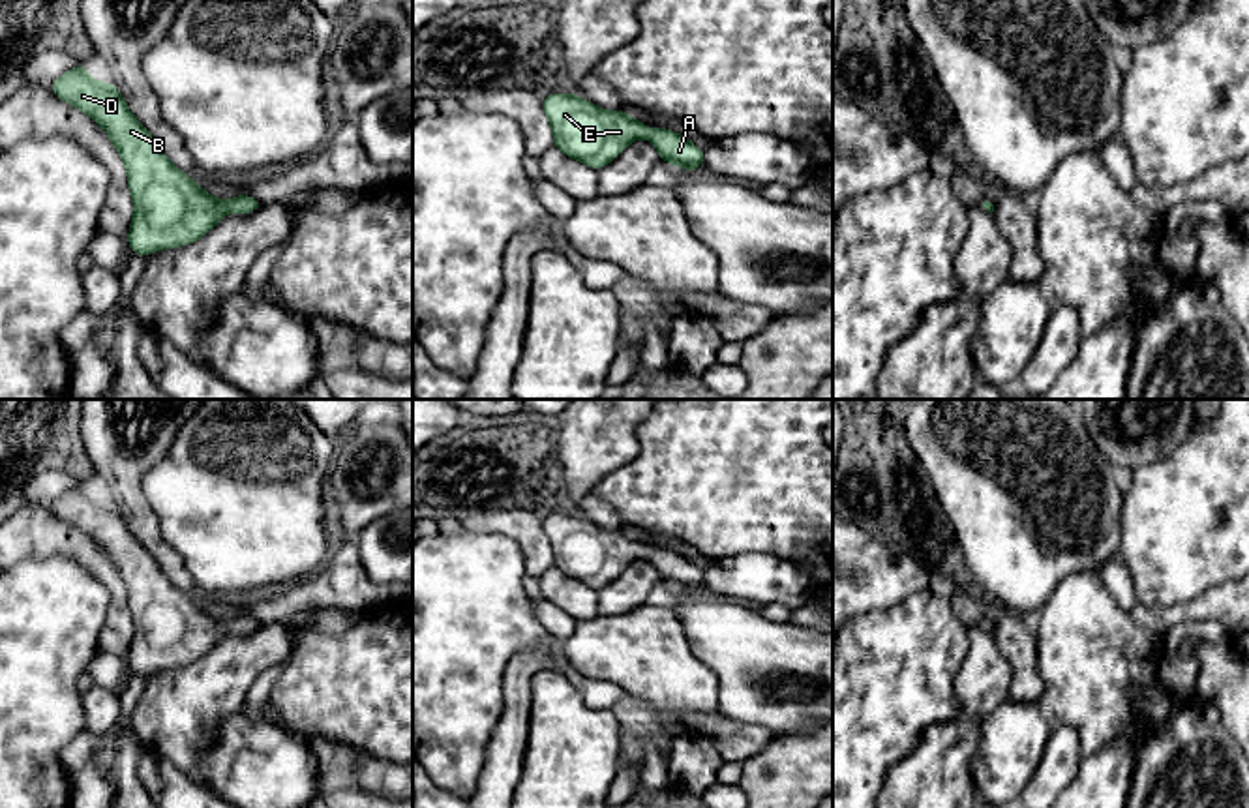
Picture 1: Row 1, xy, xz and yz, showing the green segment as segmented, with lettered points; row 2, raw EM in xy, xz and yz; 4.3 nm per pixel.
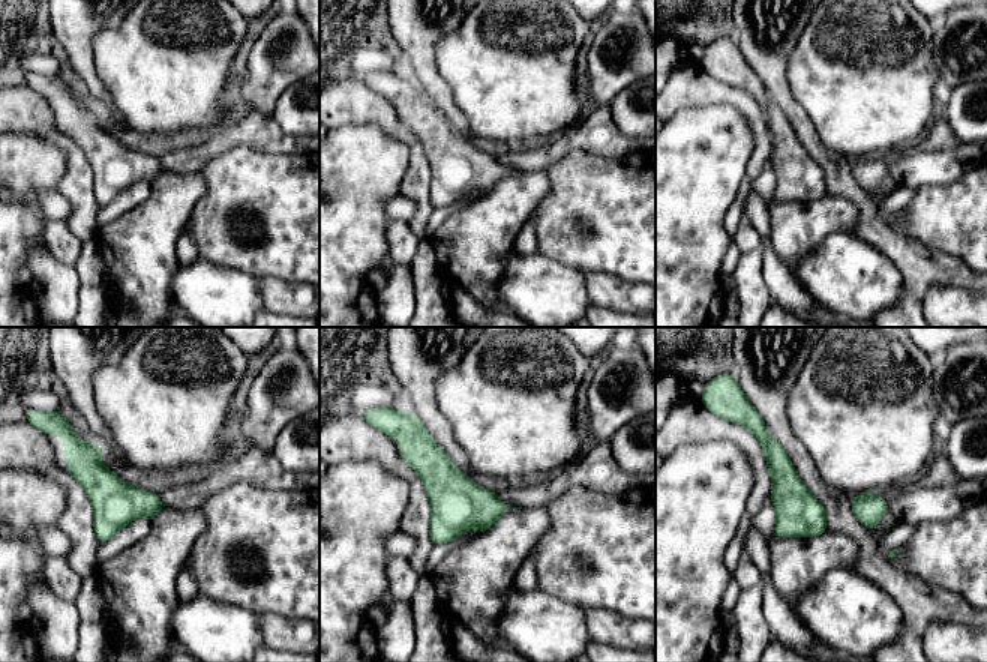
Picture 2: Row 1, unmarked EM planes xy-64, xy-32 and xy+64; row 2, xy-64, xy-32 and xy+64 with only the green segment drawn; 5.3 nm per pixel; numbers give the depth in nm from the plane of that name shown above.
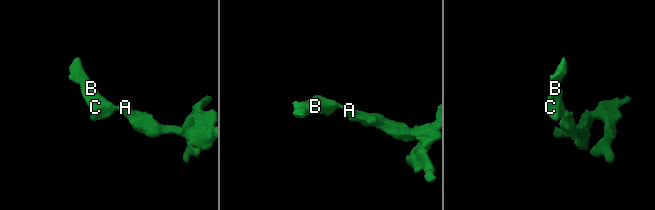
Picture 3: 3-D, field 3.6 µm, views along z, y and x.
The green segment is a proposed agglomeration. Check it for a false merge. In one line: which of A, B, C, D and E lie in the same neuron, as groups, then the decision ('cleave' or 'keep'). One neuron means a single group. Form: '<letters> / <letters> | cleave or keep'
A B C D E | keep

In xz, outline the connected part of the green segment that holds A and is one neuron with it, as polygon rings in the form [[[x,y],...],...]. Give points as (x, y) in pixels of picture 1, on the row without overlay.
[[[549,514],[542,527],[553,549],[553,566],[596,591],[638,559],[649,559],[670,585],[685,591],[703,585],[703,570],[686,557],[664,547],[651,551],[626,531],[604,531],[576,514]]]

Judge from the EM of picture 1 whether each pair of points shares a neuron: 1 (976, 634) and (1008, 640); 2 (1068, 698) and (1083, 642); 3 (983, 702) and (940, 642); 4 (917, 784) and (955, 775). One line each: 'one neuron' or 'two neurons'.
1: two neurons
2: one neuron
3: two neurons
4: one neuron

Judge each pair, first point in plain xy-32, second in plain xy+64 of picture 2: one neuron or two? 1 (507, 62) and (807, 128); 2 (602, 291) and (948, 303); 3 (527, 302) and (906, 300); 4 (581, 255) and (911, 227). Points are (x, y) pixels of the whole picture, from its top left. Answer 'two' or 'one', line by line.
1: two
2: two
3: two
4: one

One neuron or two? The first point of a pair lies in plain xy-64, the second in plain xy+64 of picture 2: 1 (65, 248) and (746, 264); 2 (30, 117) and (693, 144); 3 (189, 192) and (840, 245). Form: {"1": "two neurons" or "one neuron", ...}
{"1": "two neurons", "2": "two neurons", "3": "two neurons"}

